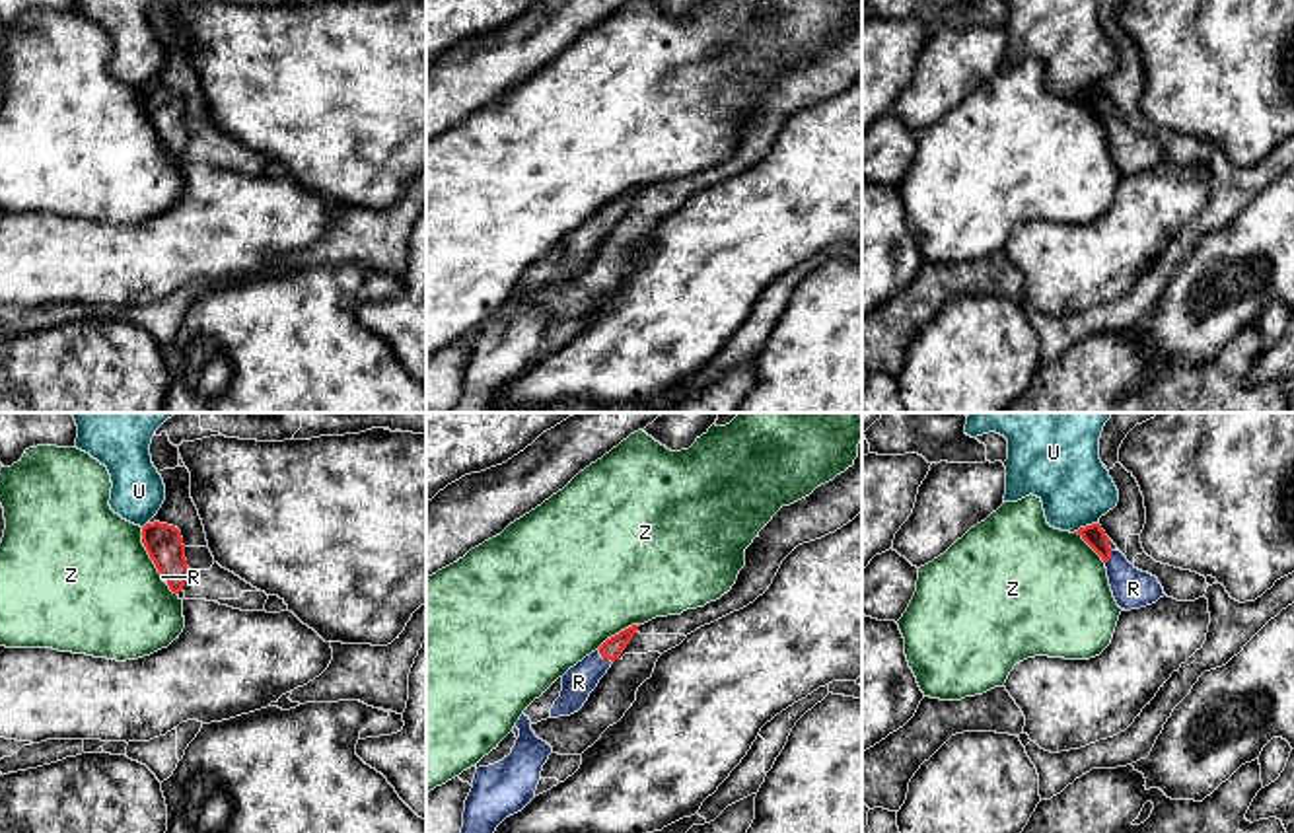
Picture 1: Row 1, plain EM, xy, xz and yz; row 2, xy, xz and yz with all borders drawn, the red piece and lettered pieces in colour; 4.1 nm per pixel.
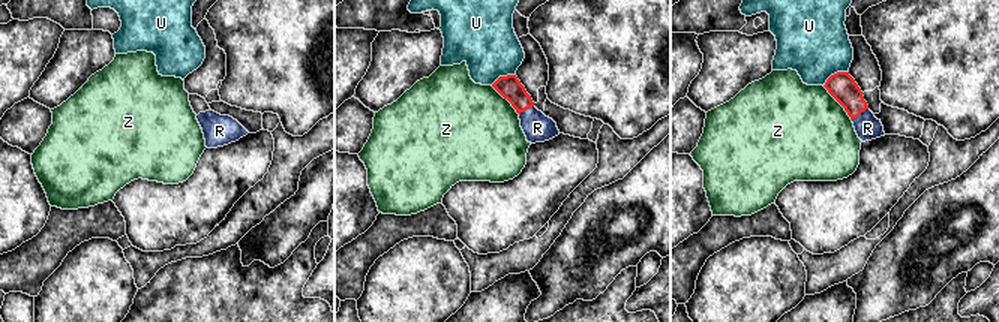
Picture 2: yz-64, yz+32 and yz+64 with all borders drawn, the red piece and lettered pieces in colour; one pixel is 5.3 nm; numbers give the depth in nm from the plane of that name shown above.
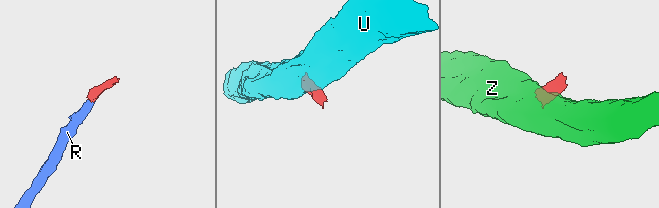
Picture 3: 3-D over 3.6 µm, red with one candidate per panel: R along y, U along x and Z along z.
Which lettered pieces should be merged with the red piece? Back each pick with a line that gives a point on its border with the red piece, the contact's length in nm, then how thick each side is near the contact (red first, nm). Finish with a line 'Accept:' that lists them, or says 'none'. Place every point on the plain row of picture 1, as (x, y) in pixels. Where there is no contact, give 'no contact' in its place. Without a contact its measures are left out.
R: contact xz (604, 222); length 90 nm; calibres 90 and 140 nm
Accept: R

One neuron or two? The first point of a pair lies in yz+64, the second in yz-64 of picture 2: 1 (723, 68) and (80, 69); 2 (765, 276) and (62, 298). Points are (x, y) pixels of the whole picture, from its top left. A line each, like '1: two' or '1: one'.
1: one
2: one

